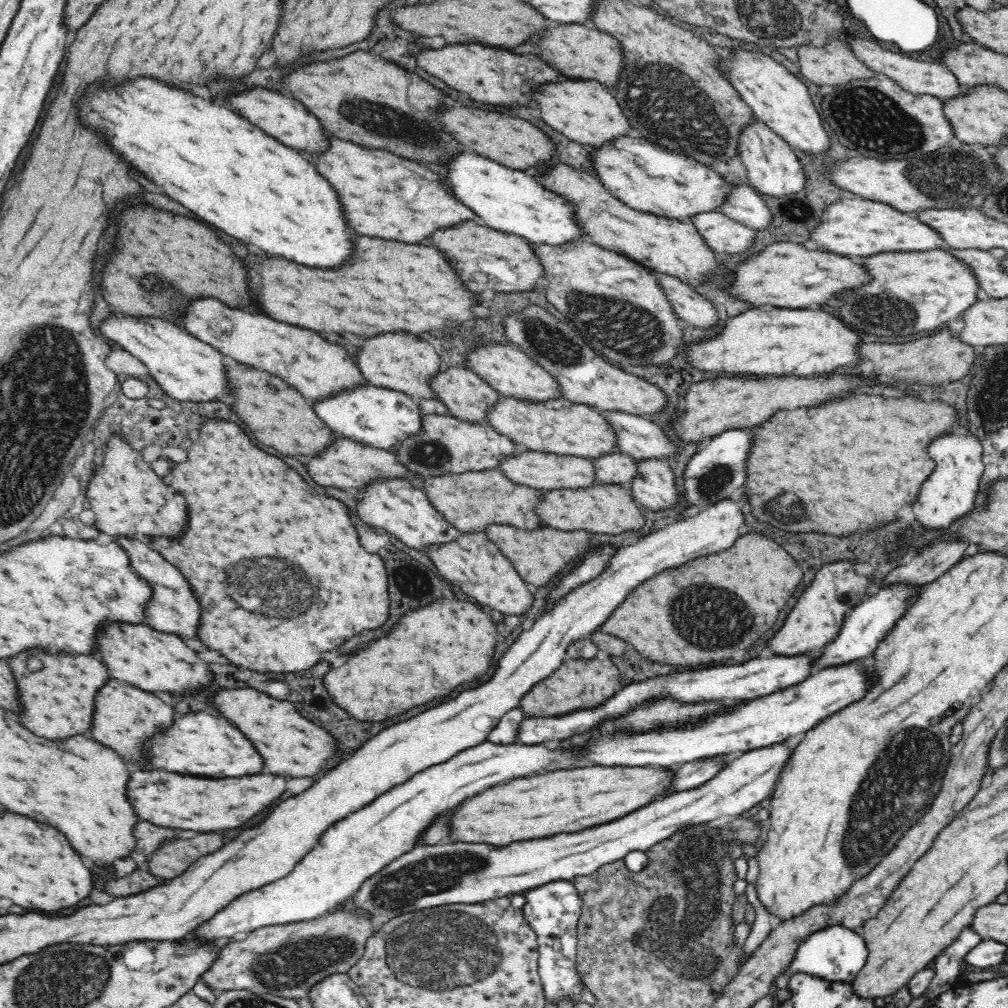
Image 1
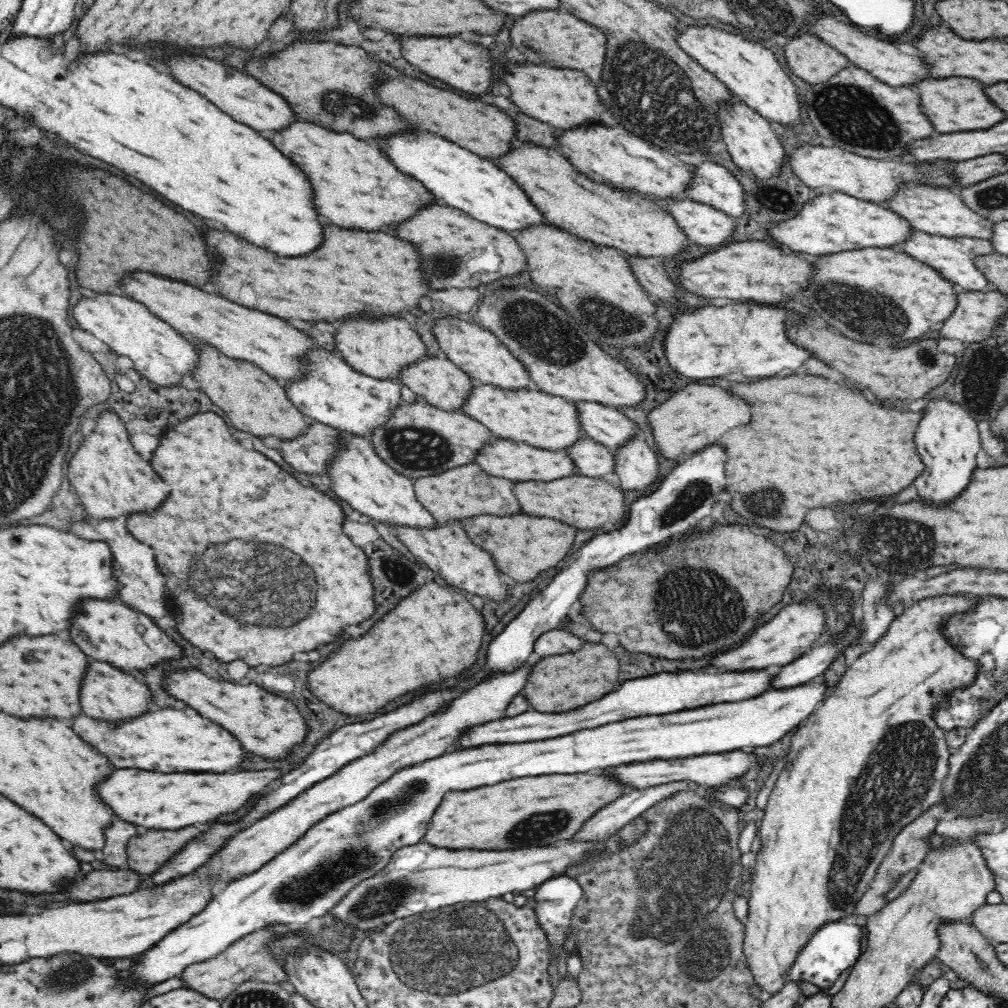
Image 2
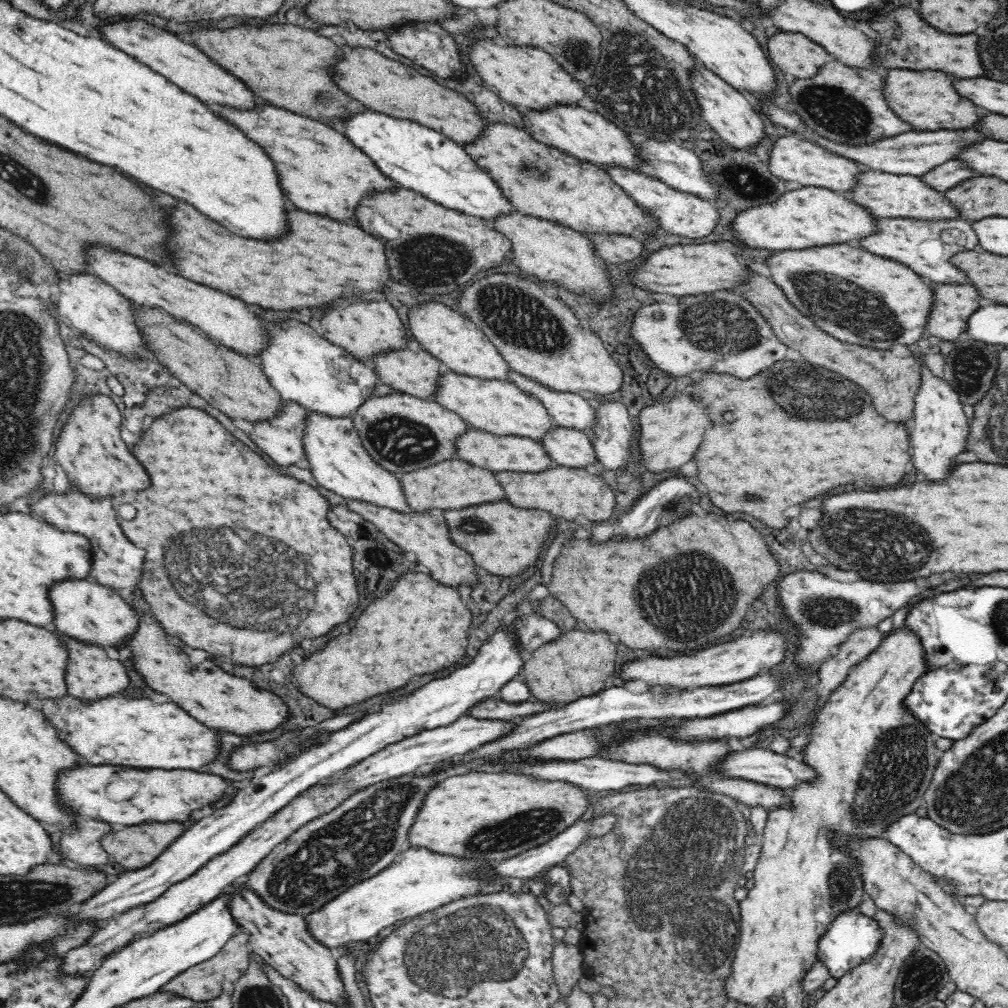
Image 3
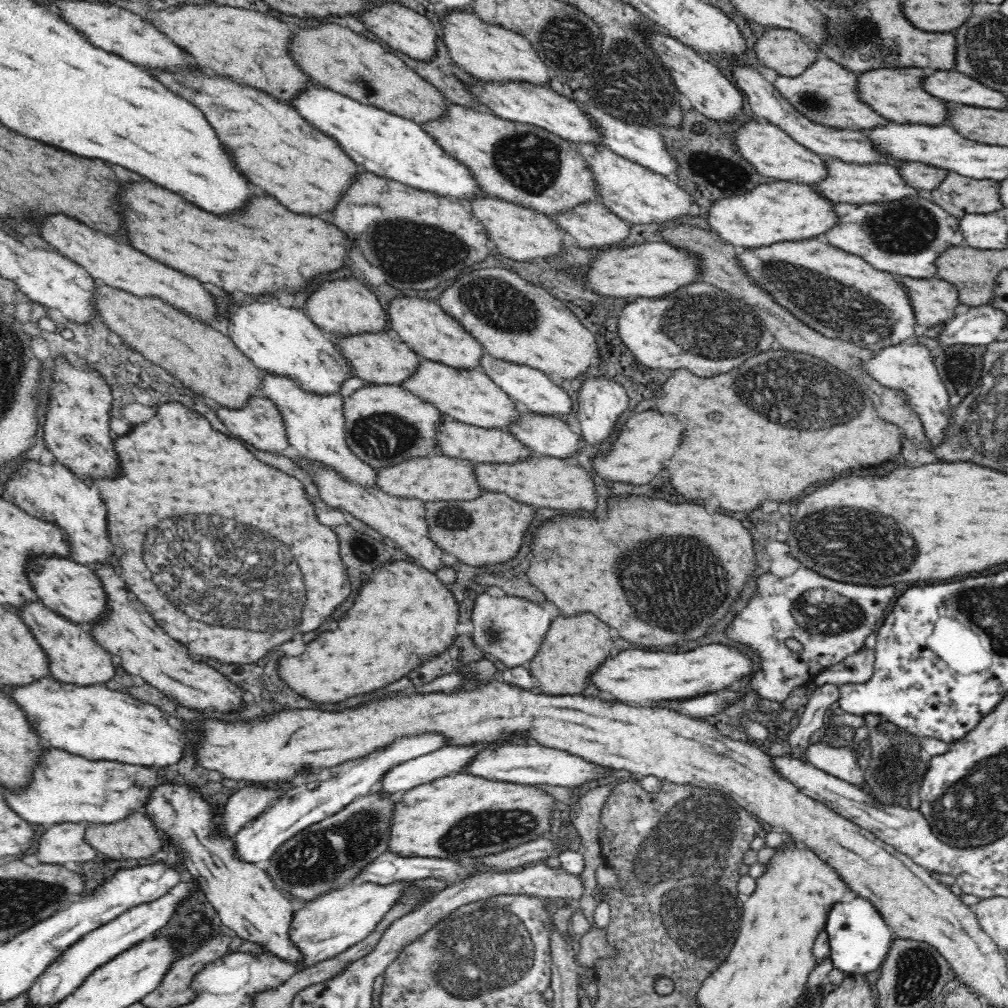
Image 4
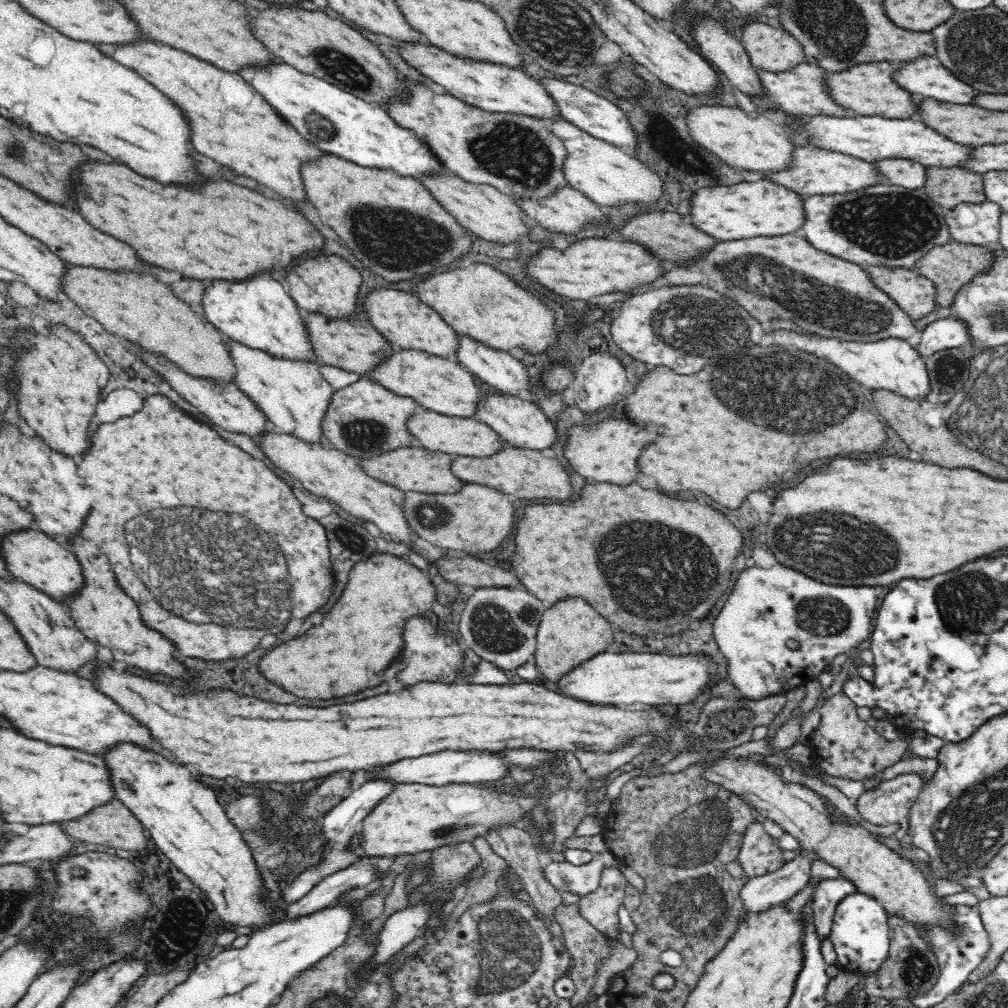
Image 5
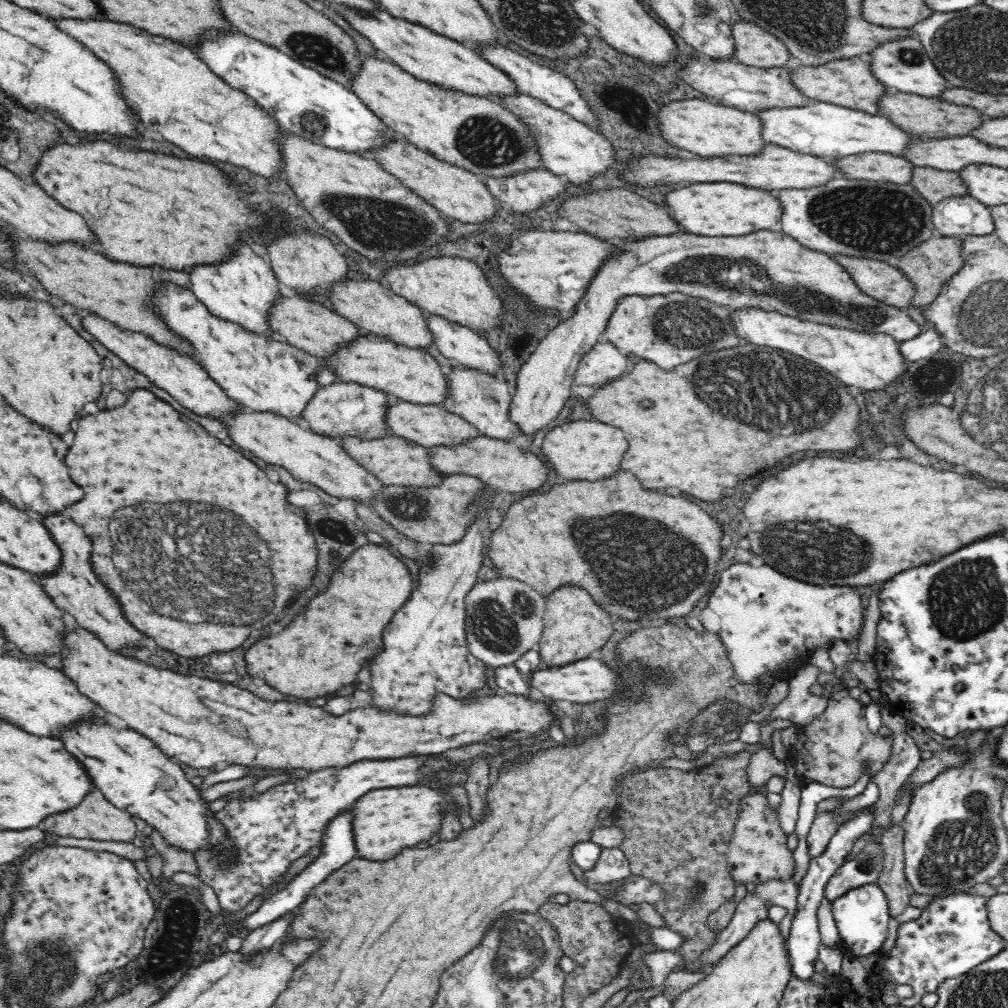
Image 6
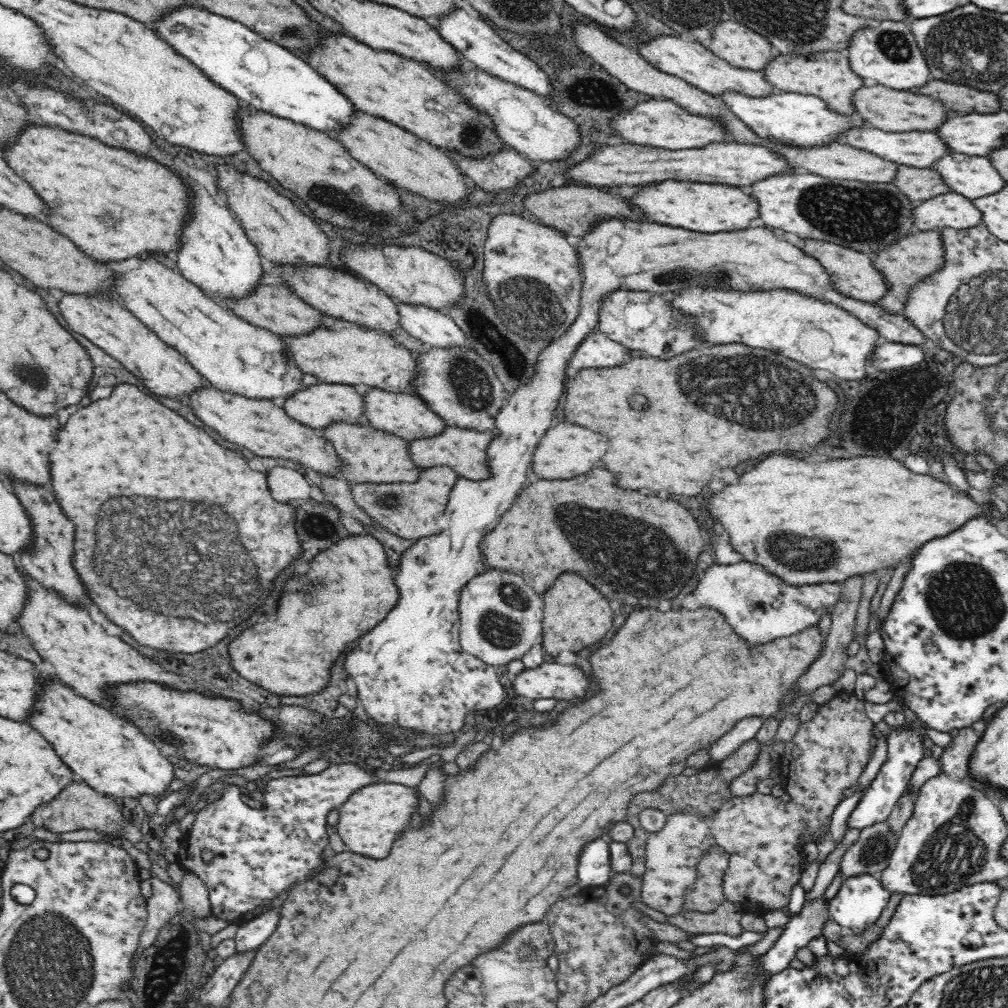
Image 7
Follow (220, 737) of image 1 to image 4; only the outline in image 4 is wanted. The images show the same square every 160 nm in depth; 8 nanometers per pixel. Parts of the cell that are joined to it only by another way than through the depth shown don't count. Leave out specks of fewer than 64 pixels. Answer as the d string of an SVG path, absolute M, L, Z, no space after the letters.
M53 677L41 678L32 684L10 688L12 698L22 706L30 724L36 733L50 742L50 746L66 750L70 754L80 754L92 760L114 760L124 764L142 764L142 766L174 766L182 760L188 742L182 736L182 730L168 724L168 718L160 708L131 697L122 691L109 689L102 684L80 686L56 681Z

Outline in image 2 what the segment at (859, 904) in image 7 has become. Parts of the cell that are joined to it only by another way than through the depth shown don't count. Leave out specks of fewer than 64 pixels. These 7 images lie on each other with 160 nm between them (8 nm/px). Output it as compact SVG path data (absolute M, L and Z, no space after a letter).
M846 919L822 925L808 939L808 943L796 957L784 984L788 983L791 986L792 983L801 980L811 982L821 988L832 986L845 971L854 968L858 962L862 954L861 940L863 934L866 934L865 928L858 927L854 922Z

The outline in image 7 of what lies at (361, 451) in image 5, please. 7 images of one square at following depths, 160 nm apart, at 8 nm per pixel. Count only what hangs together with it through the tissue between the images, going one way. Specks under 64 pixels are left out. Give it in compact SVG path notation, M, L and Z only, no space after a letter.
M317 383L306 386L290 397L284 404L286 414L298 422L313 429L326 428L337 422L366 424L364 395L356 391L354 385Z

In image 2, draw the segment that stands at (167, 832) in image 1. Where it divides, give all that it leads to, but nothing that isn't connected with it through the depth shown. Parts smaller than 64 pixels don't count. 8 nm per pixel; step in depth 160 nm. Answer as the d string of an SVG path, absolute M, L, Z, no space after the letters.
M114 820L112 826L106 830L103 865L111 865L118 869L126 869L130 862L128 846L132 844L134 837L139 837L144 832L137 824Z

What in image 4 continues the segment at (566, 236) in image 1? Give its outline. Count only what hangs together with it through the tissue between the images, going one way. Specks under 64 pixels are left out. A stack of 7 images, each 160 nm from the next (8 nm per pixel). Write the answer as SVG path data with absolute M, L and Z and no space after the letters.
M318 83L310 85L307 91L300 93L290 105L297 110L302 119L306 119L310 125L336 140L345 153L349 154L356 164L362 166L364 171L401 182L424 192L430 192L438 197L458 200L463 204L467 204L473 198L485 196L470 169L457 158L445 152L433 136L430 136L422 126L411 119L401 118L375 106L365 105L356 99L326 89Z

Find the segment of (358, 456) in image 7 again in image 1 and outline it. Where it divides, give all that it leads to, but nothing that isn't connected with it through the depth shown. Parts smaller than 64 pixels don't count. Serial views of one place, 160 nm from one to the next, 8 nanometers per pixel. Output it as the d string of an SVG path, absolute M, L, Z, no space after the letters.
M502 470L427 477L424 492L444 519L463 533L486 533L490 526L496 524L526 531L545 527L542 518L534 510L538 500L543 500L542 491L511 482L508 477L504 477Z

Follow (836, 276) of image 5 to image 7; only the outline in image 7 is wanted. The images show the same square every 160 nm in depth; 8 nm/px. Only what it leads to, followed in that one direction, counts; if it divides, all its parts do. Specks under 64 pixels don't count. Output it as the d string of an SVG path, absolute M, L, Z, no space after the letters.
M604 219L600 221L577 244L582 261L583 287L581 290L580 312L564 334L548 341L548 346L538 354L532 378L516 387L509 394L495 418L495 428L500 434L487 448L492 477L486 480L468 480L460 477L452 488L444 516L438 519L441 531L435 535L419 538L416 544L406 550L396 568L395 583L400 589L398 606L370 630L356 650L346 656L344 668L358 684L358 700L362 702L366 714L374 723L392 724L398 728L412 728L428 734L459 733L465 718L473 710L497 708L504 696L504 686L498 681L498 674L493 666L486 664L465 652L461 648L459 632L459 598L462 590L476 575L482 574L489 567L480 548L483 538L500 523L500 516L512 506L516 496L528 482L536 447L544 433L550 428L554 412L558 408L560 397L565 394L566 367L572 355L579 349L580 343L599 328L599 310L601 300L615 290L646 291L665 297L678 294L687 287L734 291L769 291L788 289L812 299L832 303L854 315L864 324L879 332L882 340L908 343L920 346L926 342L926 335L917 329L903 313L892 314L877 303L858 300L842 294L833 283L831 274L814 257L802 249L777 236L769 227L748 227L744 230L722 232L722 234L696 234L696 232L673 226L632 222L632 219Z

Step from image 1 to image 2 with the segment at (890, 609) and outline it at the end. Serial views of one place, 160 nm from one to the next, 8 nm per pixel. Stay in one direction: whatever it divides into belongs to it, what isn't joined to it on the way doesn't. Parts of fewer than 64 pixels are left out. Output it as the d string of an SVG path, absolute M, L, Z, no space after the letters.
M853 619L844 621L845 627L832 636L827 642L812 648L808 653L783 665L777 670L777 675L771 684L772 689L792 688L820 679L830 668L830 665L845 654L849 648L859 646L863 628L861 620L854 623Z

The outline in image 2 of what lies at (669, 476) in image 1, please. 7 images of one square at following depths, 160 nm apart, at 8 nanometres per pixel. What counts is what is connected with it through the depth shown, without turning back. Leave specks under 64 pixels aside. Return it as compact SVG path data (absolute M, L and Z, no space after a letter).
M636 437L613 452L616 454L615 473L620 478L623 491L644 491L654 482L660 482L661 461L644 438Z

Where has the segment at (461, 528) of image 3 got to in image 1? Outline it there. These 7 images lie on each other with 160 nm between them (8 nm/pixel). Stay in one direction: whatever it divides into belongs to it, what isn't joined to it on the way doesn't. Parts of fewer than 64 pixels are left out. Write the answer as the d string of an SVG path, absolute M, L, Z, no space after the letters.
M509 525L490 526L486 532L490 541L498 545L498 548L508 557L515 566L517 573L529 584L536 587L545 587L552 582L564 568L570 568L580 564L590 550L592 542L591 533L585 530L573 530L564 532L545 526L540 530L526 531Z

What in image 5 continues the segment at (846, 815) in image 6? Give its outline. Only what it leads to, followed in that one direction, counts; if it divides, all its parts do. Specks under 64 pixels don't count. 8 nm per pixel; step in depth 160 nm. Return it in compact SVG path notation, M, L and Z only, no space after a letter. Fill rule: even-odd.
M912 773L878 781L878 786L860 795L856 807L861 817L872 824L888 825L898 822L902 828L907 828L909 810L914 806L922 786L922 776ZM804 850L803 854L778 870L742 881L739 895L743 902L743 914L768 910L798 894L808 882L810 860L819 859L814 851Z

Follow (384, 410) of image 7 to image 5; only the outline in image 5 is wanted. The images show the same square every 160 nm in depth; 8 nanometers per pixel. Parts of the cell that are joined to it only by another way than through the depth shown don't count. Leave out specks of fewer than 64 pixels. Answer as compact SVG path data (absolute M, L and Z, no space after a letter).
M420 410L409 418L407 425L422 448L450 456L492 458L506 446L500 435L478 418L449 417L430 410Z

